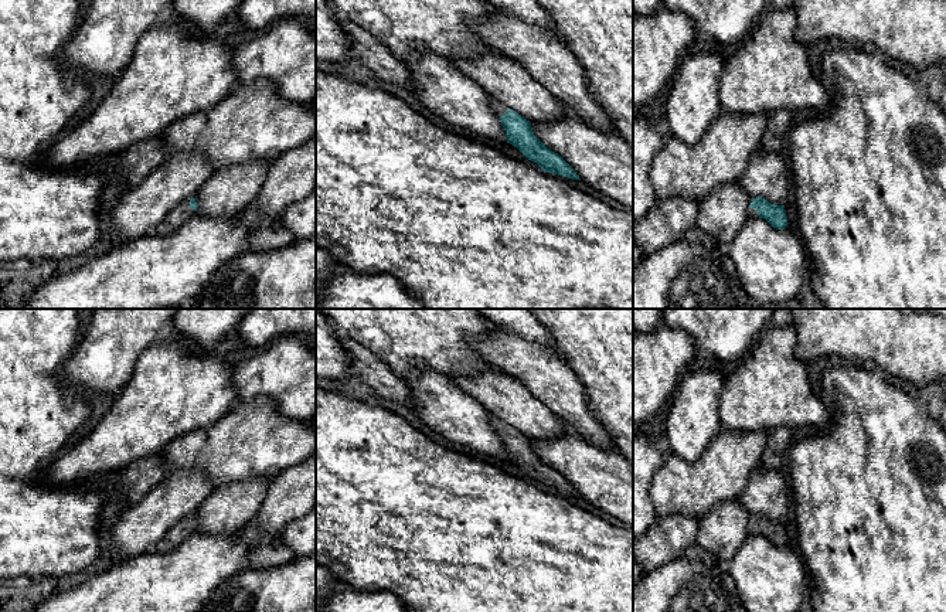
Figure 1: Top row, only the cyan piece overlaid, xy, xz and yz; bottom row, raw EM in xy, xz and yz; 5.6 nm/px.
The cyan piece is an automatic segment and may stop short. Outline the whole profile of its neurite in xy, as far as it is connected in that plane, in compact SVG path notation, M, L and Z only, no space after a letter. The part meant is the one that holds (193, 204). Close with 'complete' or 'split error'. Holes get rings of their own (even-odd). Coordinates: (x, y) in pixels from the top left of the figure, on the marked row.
M194 197L181 201L173 211L157 225L154 234L163 237L180 228L186 221L197 214L198 204Z; split error

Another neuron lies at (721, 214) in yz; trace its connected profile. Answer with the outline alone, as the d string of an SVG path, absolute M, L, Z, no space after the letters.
M738 181L722 184L698 203L695 227L726 248L748 220L749 203Z

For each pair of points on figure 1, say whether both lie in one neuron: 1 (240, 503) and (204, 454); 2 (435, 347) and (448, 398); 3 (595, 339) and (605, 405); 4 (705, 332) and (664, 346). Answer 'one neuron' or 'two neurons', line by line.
1: two neurons
2: two neurons
3: one neuron
4: two neurons

